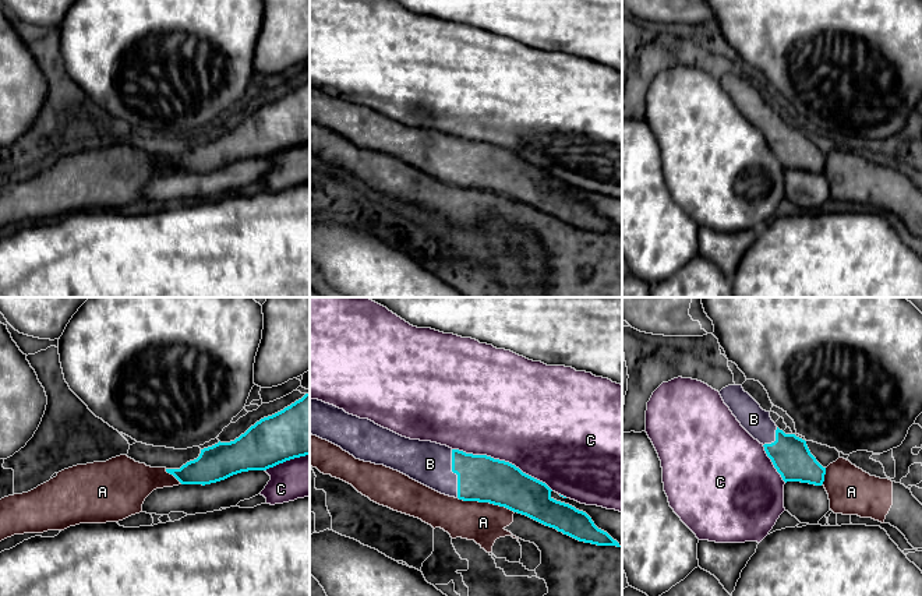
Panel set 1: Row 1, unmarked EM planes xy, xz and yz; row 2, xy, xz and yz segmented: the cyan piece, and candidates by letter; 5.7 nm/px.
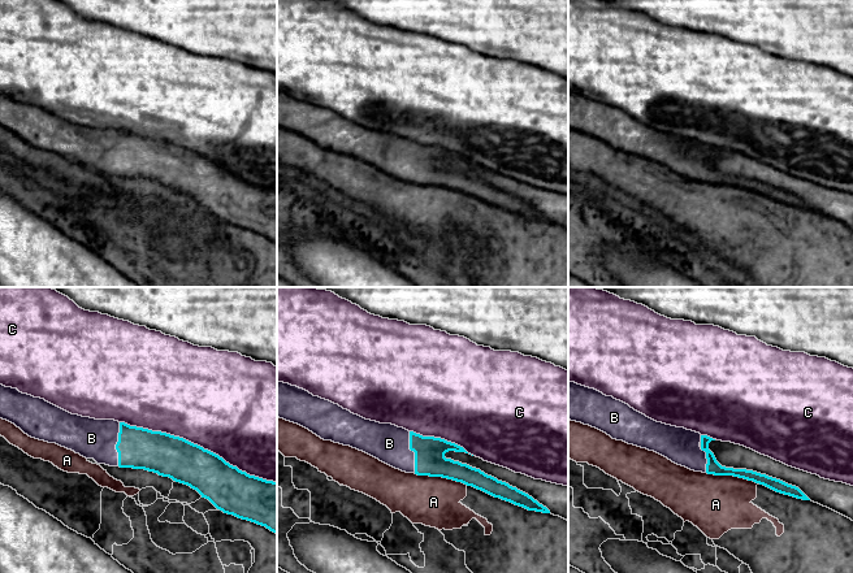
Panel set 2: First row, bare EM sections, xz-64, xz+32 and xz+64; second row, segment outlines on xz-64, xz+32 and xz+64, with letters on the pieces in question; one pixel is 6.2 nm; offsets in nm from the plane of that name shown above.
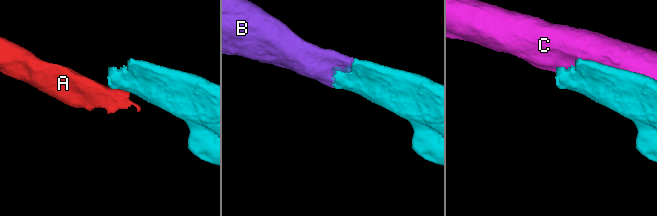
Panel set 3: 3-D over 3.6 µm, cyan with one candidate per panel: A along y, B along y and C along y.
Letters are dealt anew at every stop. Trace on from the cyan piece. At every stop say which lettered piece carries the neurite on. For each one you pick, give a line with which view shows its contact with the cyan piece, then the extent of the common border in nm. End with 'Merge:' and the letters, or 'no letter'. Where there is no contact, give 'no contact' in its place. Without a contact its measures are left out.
B: contact in xz; length 280 nm
Merge: B

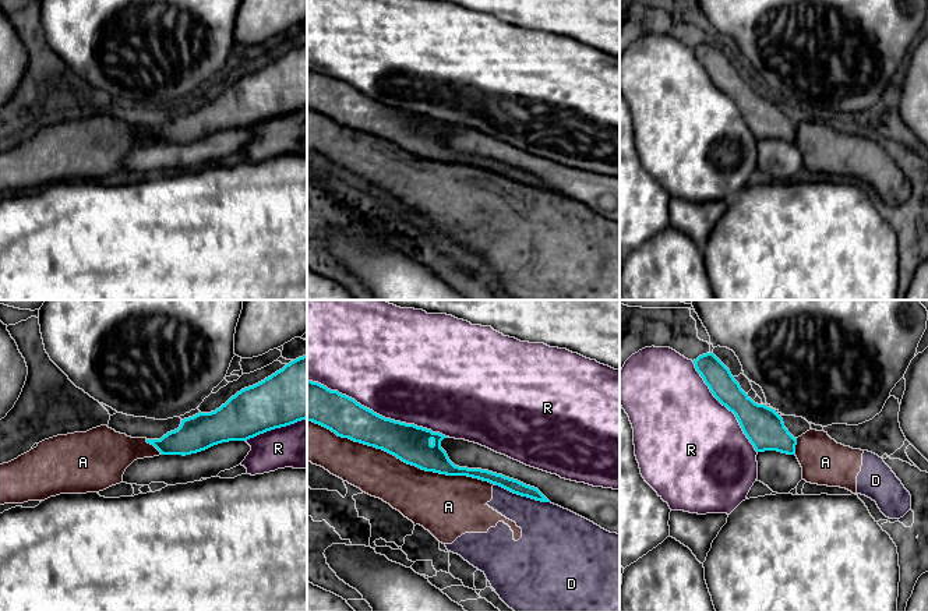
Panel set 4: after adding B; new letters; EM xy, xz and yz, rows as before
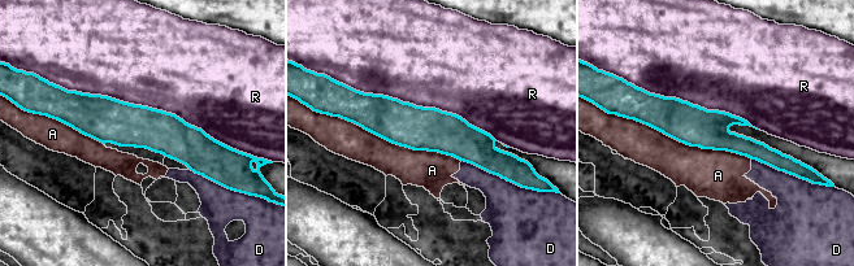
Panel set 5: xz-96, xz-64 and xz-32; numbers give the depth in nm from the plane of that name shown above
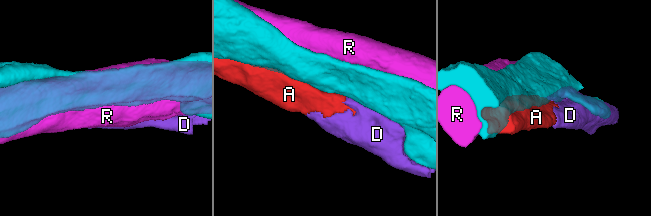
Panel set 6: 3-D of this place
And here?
Merge: no letter

